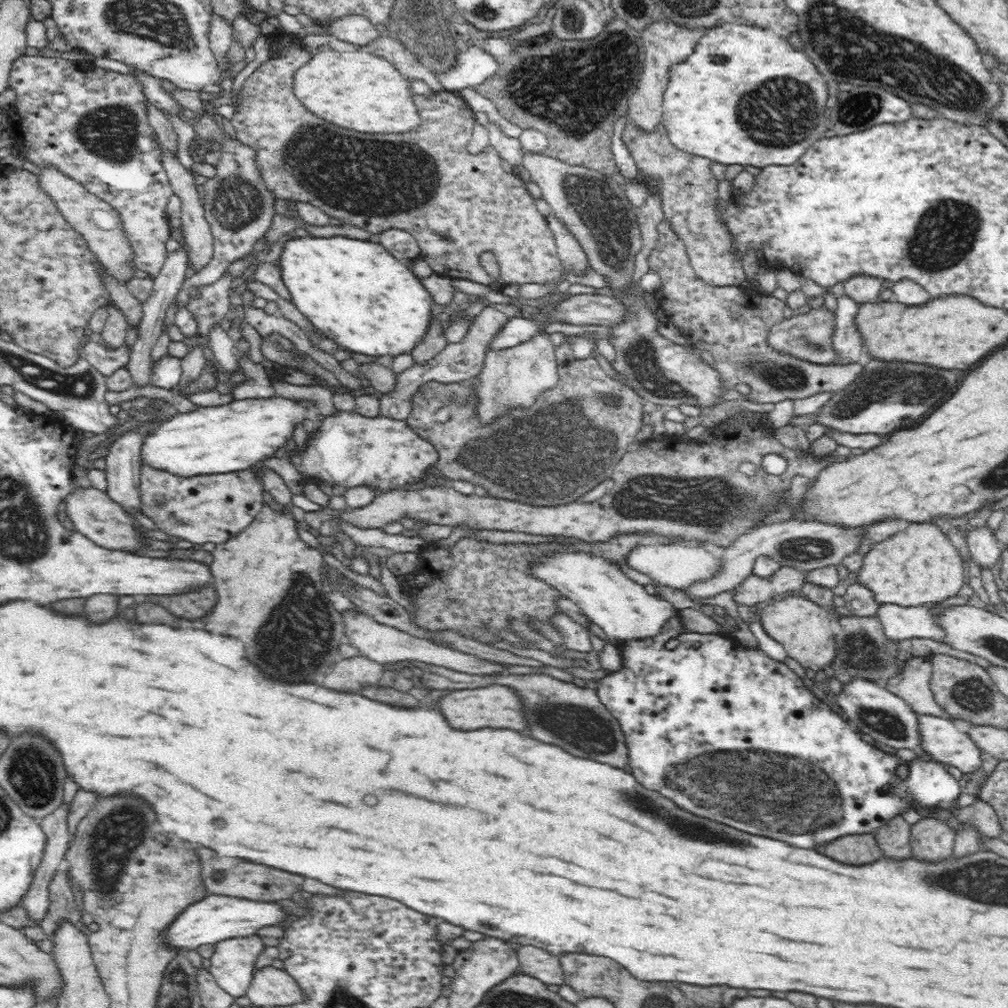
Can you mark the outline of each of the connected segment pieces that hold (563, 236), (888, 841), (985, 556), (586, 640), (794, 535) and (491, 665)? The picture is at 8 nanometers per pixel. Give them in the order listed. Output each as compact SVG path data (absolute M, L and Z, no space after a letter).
M548 216L547 223L555 234L557 242L557 255L562 261L562 267L574 271L574 273L582 273L589 267L586 253L582 249L582 245L576 241L574 235L564 227L558 217Z
M895 817L894 820L888 821L886 826L881 826L874 835L874 841L874 845L879 844L880 848L884 850L884 854L886 854L888 858L902 860L902 858L910 858L910 856L912 856L911 824L902 817Z
M987 524L974 526L966 532L968 550L978 566L992 568L994 562L1000 558L1003 548L1001 542L996 538L995 530L990 529Z
M559 611L554 616L553 627L562 636L564 645L570 651L593 654L593 647L590 642L591 634L588 629L564 612Z
M792 519L782 523L756 526L738 536L730 546L724 547L721 555L723 567L714 578L691 584L684 590L685 594L690 598L710 598L720 592L737 588L752 574L754 561L762 554L779 562L780 567L795 566L800 570L811 571L824 568L828 564L837 565L842 562L844 556L859 550L862 532L864 532L862 527L830 526L828 523L798 522Z
M349 611L348 614L344 614L343 616L344 625L346 625L346 635L350 638L352 646L358 648L360 654L382 665L394 665L403 661L418 660L418 662L425 662L431 668L442 667L454 672L470 675L489 675L498 672L507 673L504 666L501 666L500 663L481 660L476 656L456 652L450 648L433 644L428 640L415 638L396 628L379 624L372 617L365 616L364 614L356 614L354 611Z

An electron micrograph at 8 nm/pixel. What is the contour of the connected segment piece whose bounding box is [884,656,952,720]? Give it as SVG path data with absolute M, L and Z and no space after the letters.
M928 656L908 659L904 664L903 674L897 677L894 683L885 684L884 688L903 698L914 712L952 720L952 716L938 705L931 692L931 658Z

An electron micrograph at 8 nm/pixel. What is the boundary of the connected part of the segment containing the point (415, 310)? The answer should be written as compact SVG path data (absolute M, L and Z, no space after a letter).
M344 236L294 237L283 243L278 264L298 310L348 351L368 356L410 353L427 333L432 295L402 260L380 243Z

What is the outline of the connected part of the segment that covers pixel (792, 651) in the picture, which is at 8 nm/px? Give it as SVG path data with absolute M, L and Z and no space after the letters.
M793 594L784 600L770 602L770 605L763 608L760 613L760 621L766 633L784 647L788 657L798 660L804 669L820 671L835 659L837 654L836 627L831 621L829 612L822 606L810 602L802 595Z

